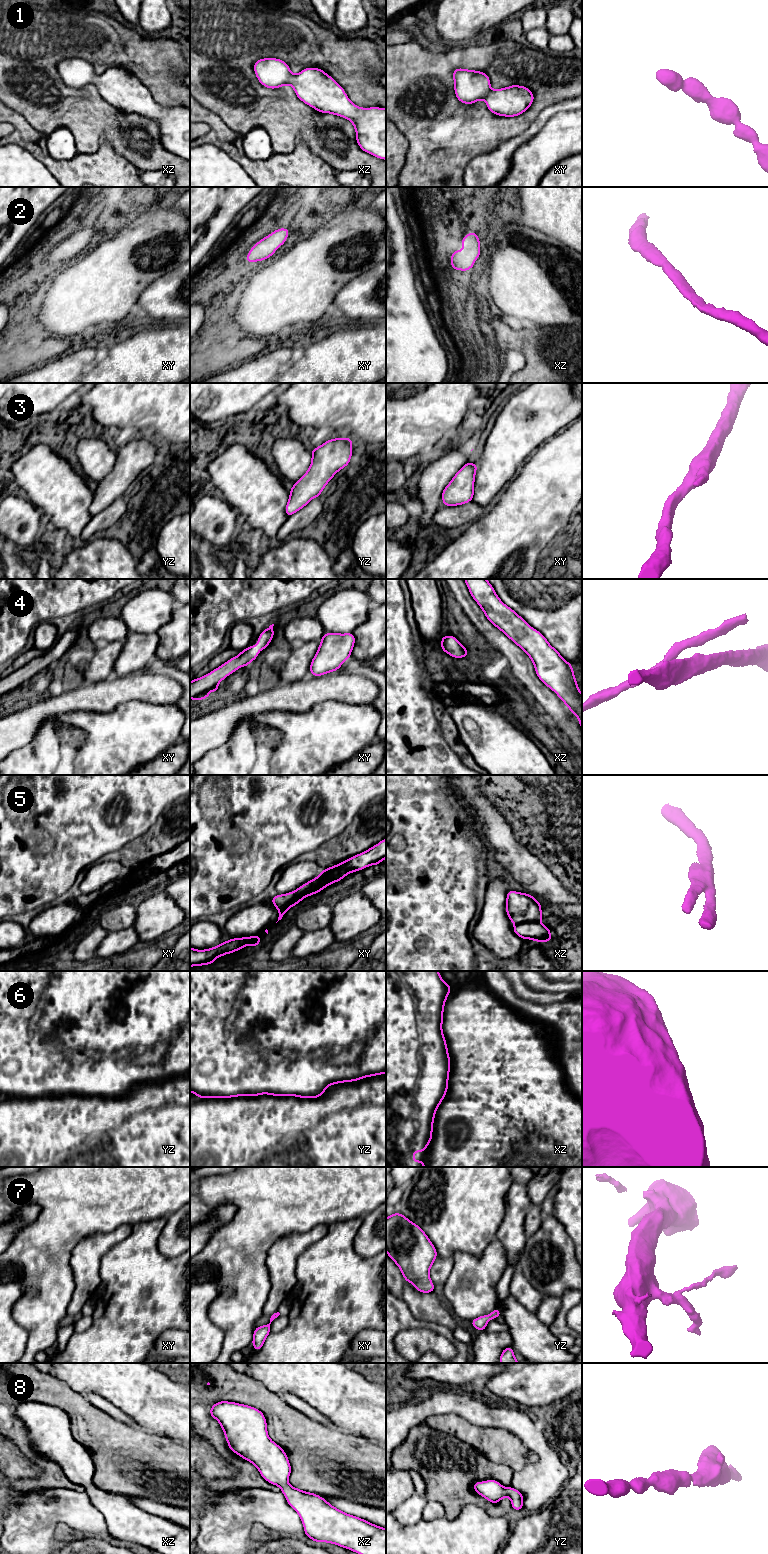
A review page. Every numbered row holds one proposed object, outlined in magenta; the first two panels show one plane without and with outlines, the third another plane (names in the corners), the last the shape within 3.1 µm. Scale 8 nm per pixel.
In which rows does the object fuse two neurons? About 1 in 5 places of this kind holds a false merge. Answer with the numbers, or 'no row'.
5

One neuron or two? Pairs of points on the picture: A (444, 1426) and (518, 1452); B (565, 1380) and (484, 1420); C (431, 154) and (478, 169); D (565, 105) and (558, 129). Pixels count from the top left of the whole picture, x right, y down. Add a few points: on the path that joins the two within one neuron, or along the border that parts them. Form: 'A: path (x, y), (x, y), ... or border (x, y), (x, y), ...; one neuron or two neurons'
A: path (462, 1429), (500, 1446); one neuron
B: border (518, 1405), (520, 1407); two neurons
C: border (486, 152), (476, 155), (467, 164), (462, 176); two neurons
D: border (571, 110), (557, 112), (544, 125); two neurons

